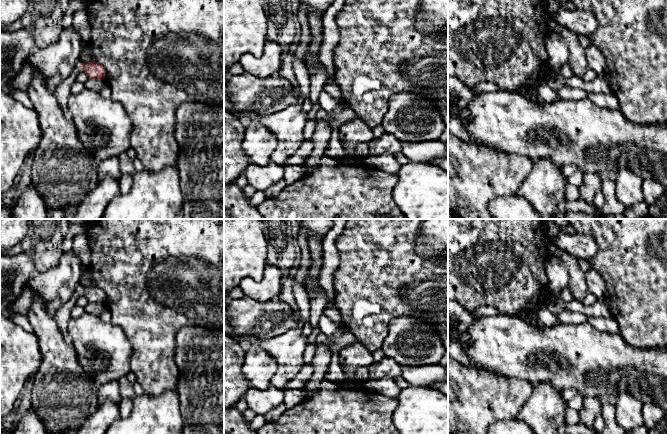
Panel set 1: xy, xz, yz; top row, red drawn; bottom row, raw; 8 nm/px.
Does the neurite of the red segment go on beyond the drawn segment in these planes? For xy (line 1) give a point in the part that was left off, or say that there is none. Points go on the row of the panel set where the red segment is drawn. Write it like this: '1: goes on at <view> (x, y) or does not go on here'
1: goes on at xy (80, 19)

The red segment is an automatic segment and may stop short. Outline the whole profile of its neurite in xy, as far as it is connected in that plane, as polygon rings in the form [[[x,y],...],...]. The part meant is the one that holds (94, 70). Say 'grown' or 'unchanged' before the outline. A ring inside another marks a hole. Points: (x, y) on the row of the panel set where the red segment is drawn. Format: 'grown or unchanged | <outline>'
grown | [[[85,9],[77,10],[74,13],[73,27],[79,31],[81,40],[86,44],[81,51],[80,70],[84,71],[89,79],[105,79],[105,68],[95,61],[89,48],[91,27]]]

